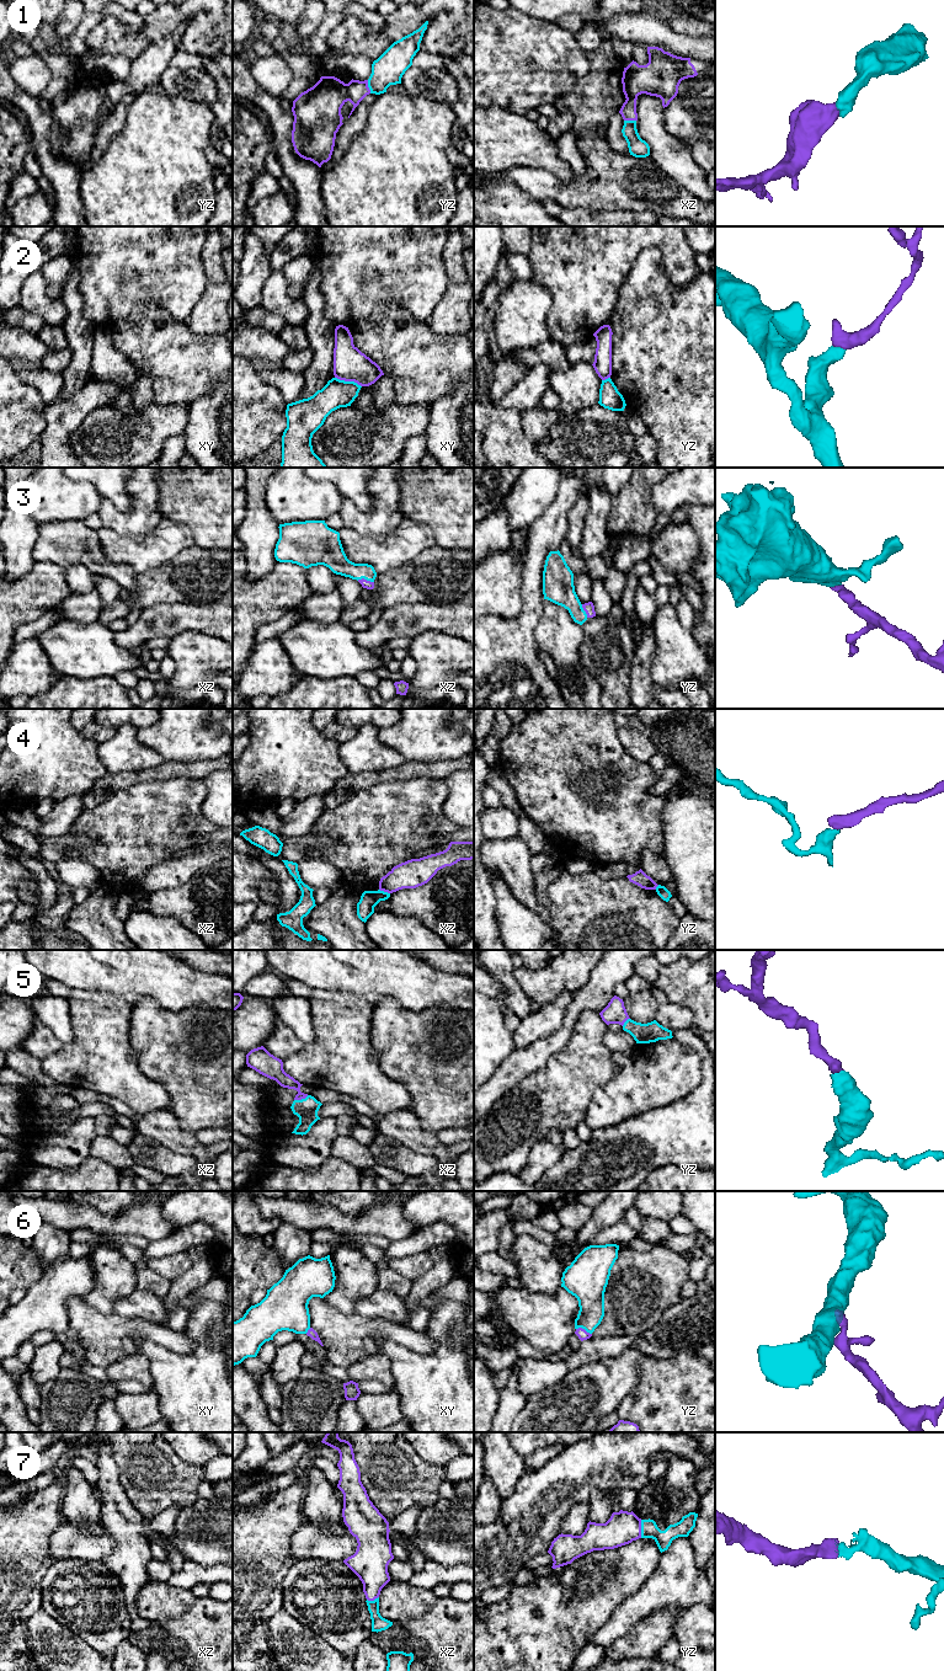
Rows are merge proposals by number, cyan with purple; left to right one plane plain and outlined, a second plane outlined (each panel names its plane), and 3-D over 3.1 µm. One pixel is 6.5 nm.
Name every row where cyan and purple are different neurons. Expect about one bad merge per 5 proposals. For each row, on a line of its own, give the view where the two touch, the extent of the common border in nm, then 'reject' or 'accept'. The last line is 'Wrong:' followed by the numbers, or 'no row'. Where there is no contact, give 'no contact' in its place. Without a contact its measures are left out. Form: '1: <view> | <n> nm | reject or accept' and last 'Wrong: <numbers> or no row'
1: yz | 90 nm | accept
2: xy | 190 nm | reject
3: xz | 110 nm | accept
4: xz | 80 nm | reject
5: xz | 100 nm | accept
6: yz | 110 nm | accept
7: yz | 120 nm | accept
Wrong: 2, 4

